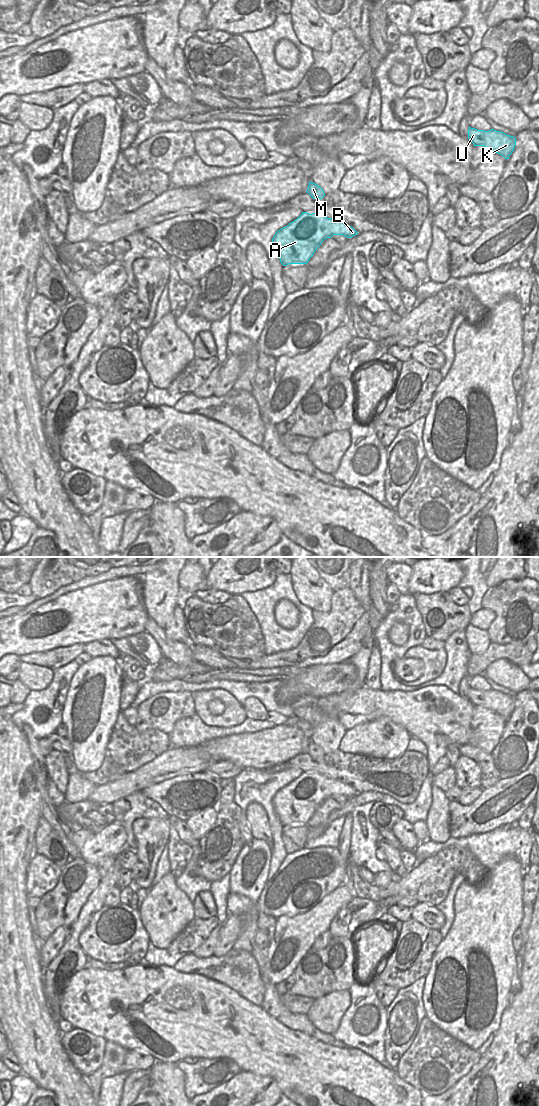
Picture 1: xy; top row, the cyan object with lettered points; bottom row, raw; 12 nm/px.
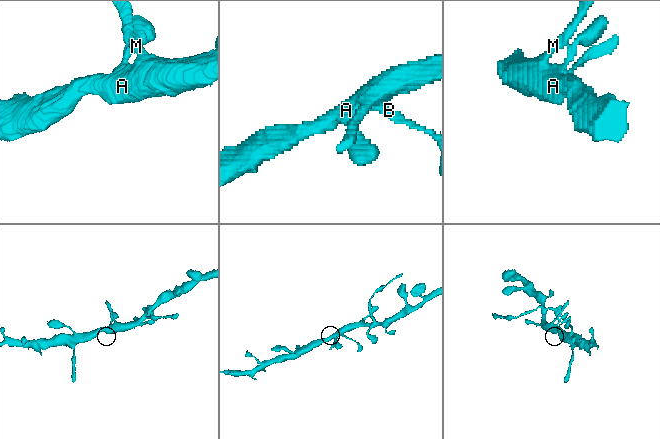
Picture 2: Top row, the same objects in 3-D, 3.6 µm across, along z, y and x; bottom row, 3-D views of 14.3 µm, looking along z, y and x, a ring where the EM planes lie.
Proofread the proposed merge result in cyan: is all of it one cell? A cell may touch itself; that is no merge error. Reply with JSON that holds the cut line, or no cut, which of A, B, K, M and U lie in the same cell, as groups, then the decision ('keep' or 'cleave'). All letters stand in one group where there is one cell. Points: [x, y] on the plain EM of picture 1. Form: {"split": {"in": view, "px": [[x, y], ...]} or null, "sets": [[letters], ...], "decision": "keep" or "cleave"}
{"split": null, "sets": [["A", "B", "K", "M", "U"]], "decision": "keep"}

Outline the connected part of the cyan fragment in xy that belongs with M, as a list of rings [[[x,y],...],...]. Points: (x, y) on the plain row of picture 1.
[[[309,742],[306,751],[313,759],[322,759],[325,756],[323,749],[313,742]]]

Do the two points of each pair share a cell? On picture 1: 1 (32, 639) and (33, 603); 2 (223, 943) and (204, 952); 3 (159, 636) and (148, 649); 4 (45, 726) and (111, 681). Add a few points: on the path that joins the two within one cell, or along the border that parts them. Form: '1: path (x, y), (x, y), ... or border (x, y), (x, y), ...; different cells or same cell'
1: border (55, 600), (45, 602), (12, 620); different cells
2: border (222, 925), (212, 954); different cells
3: border (145, 630), (156, 642), (163, 657); different cells
4: border (67, 692), (61, 722); different cells

